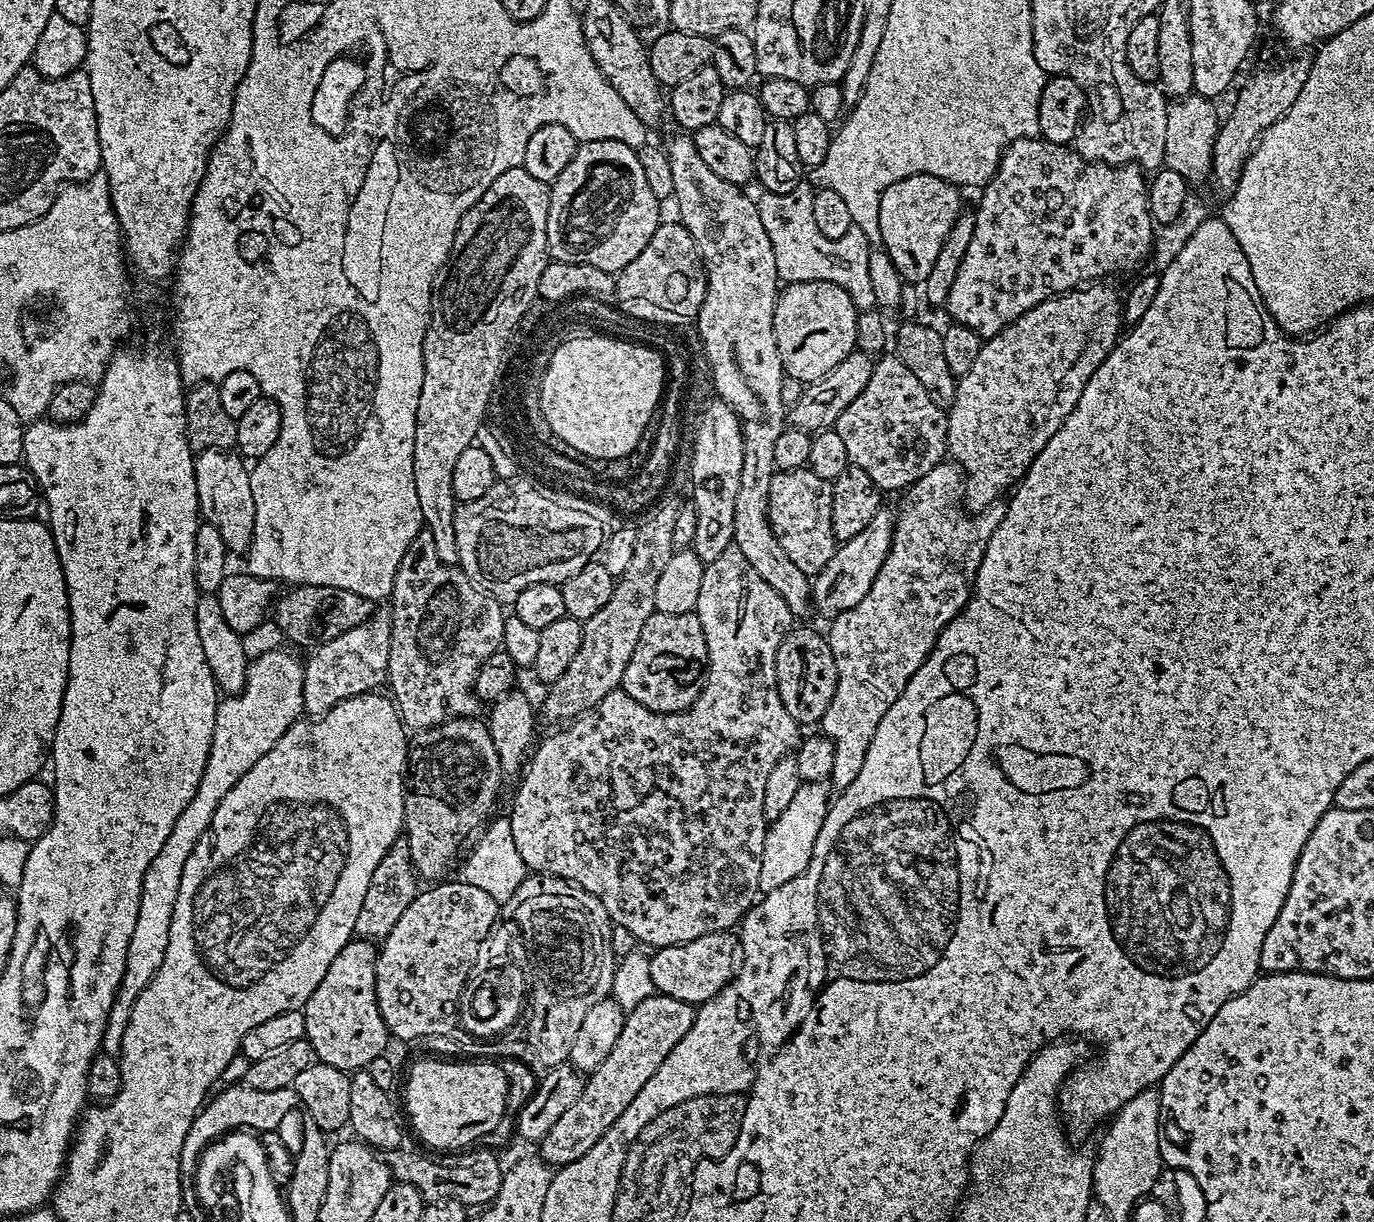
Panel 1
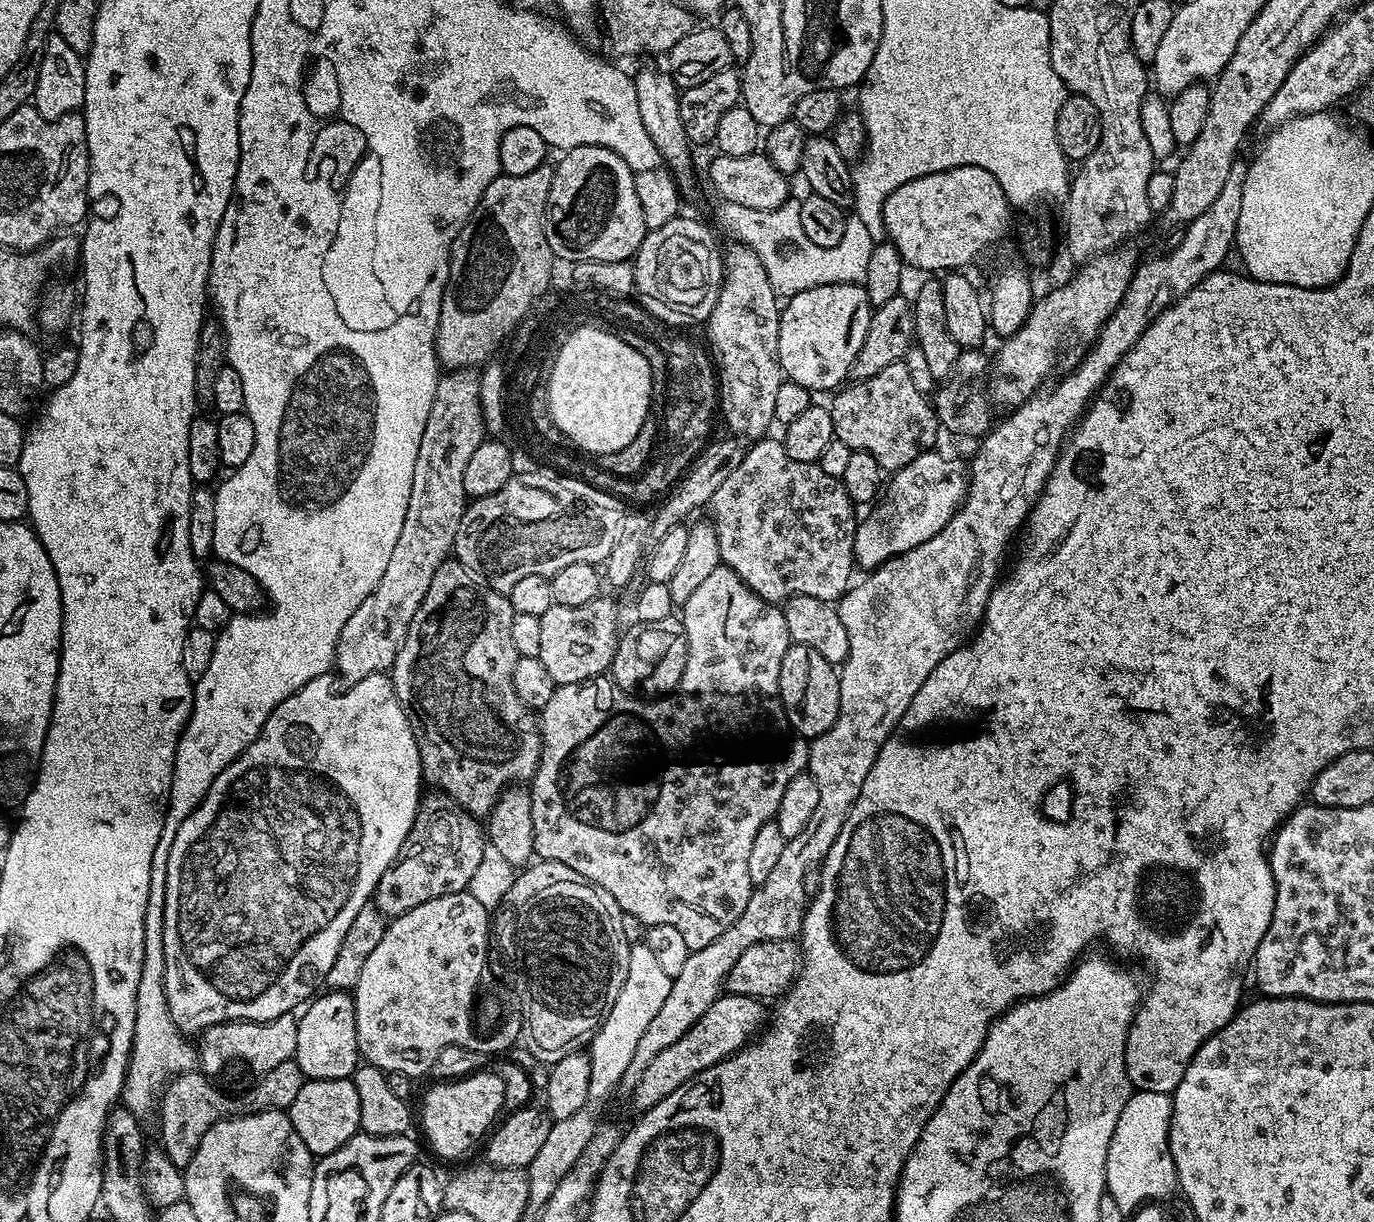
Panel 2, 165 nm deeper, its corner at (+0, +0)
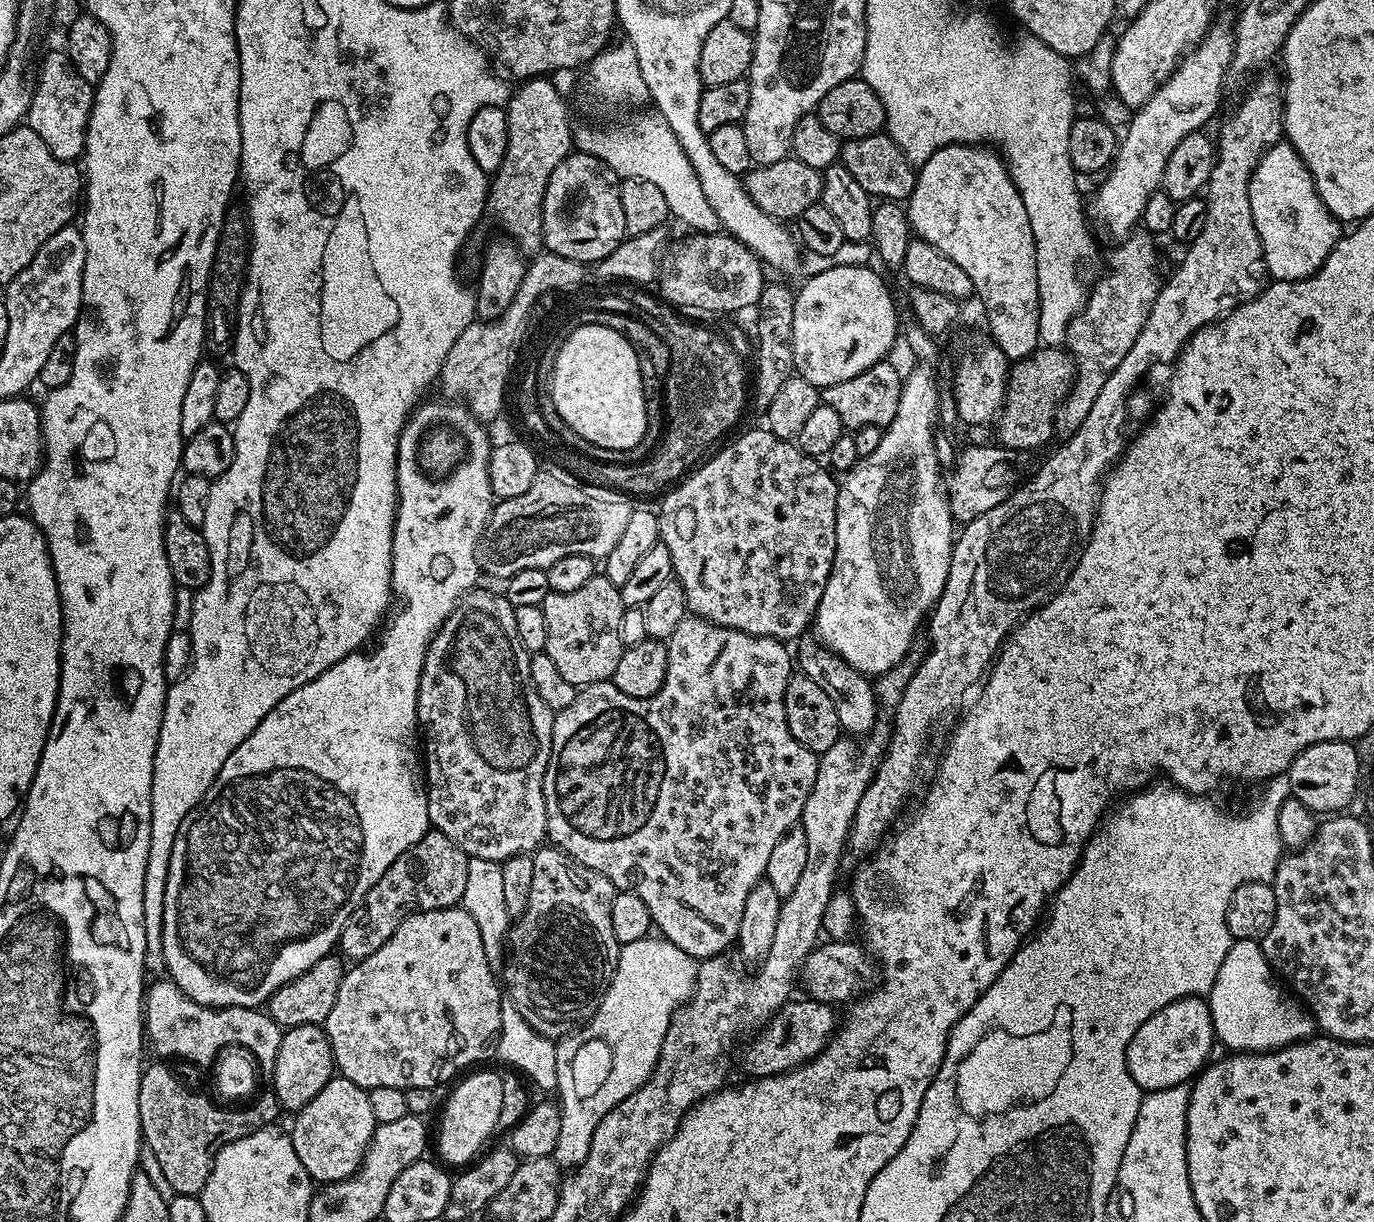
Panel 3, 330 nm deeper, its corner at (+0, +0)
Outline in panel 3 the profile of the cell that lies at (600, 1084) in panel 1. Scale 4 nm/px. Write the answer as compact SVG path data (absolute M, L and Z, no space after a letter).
M803 998L795 1004L781 1006L771 1020L763 1025L761 1036L756 1036L744 1052L744 1068L749 1077L776 1076L779 1072L790 1072L799 1064L811 1060L828 1043L838 1024L837 1009L811 998Z

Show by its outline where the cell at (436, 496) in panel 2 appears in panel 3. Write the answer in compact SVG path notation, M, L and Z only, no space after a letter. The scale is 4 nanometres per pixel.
M545 251L537 255L536 260L524 269L522 286L518 286L518 294L514 302L497 320L473 322L458 334L458 342L450 346L450 354L446 354L446 362L442 362L442 370L438 381L443 395L463 402L473 412L476 419L489 422L504 408L504 391L510 383L509 366L513 358L517 341L523 332L524 316L535 299L537 292L551 288L555 294L572 292L584 280L585 265L577 260L562 258L558 254Z

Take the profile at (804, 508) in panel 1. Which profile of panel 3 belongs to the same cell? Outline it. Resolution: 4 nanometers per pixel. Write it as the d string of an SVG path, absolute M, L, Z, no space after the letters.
M764 426L742 433L733 444L726 445L721 452L715 452L713 451L695 470L689 471L663 497L665 500L661 502L660 508L658 507L660 543L666 546L666 550L670 550L672 570L675 579L680 581L682 590L686 594L688 611L691 615L700 616L703 620L709 620L718 626L742 630L751 636L769 636L785 642L792 642L792 639L795 641L807 633L804 632L807 628L809 631L818 610L818 602L822 602L822 594L826 590L830 570L834 566L836 511L840 489L837 477L817 457L806 455L793 441L778 438Z

